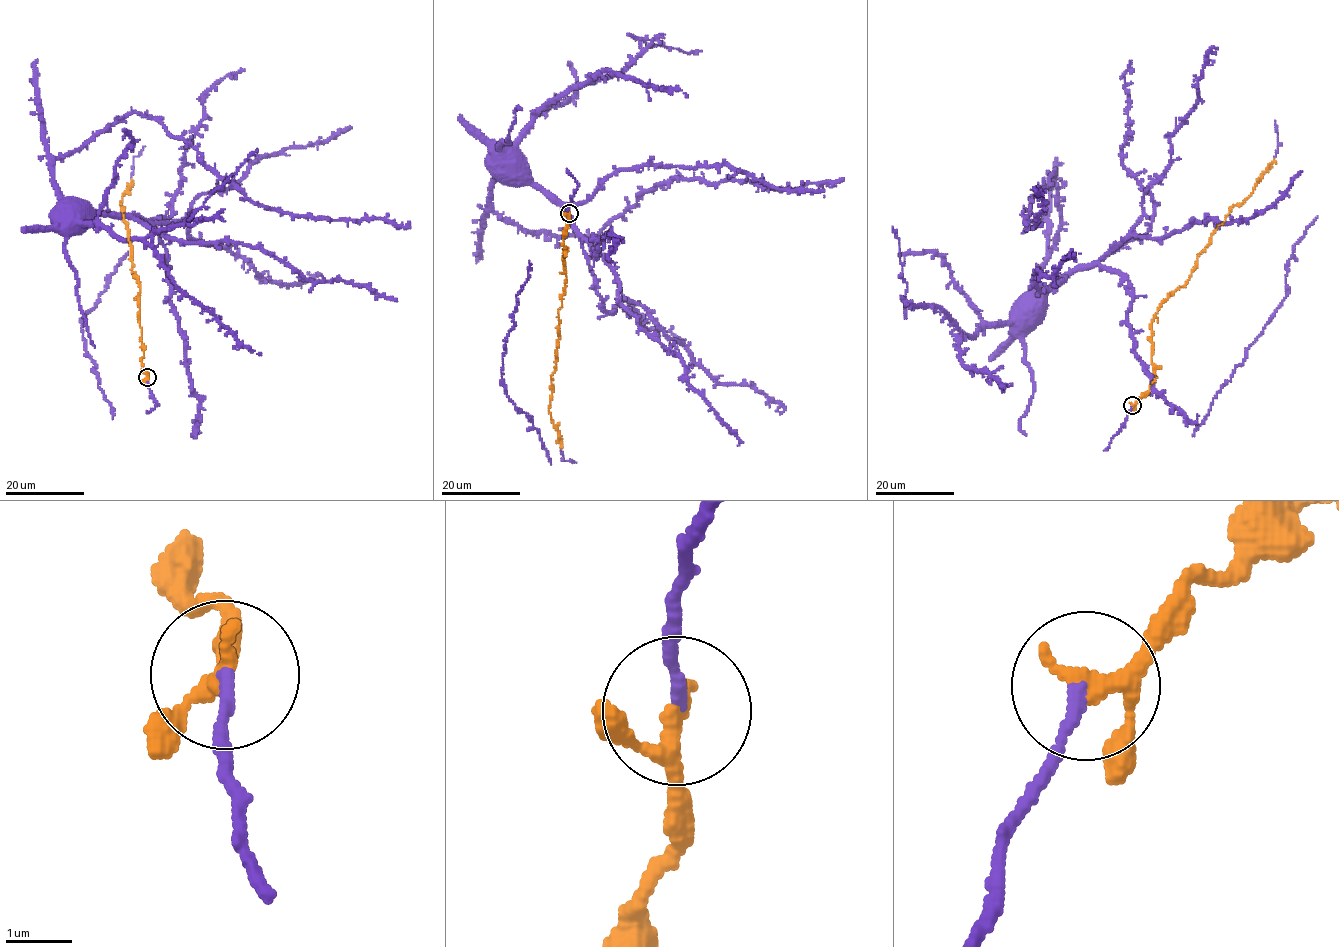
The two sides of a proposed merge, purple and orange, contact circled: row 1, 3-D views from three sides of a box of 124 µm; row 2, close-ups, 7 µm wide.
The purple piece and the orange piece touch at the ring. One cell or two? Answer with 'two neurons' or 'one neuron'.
one neuron

